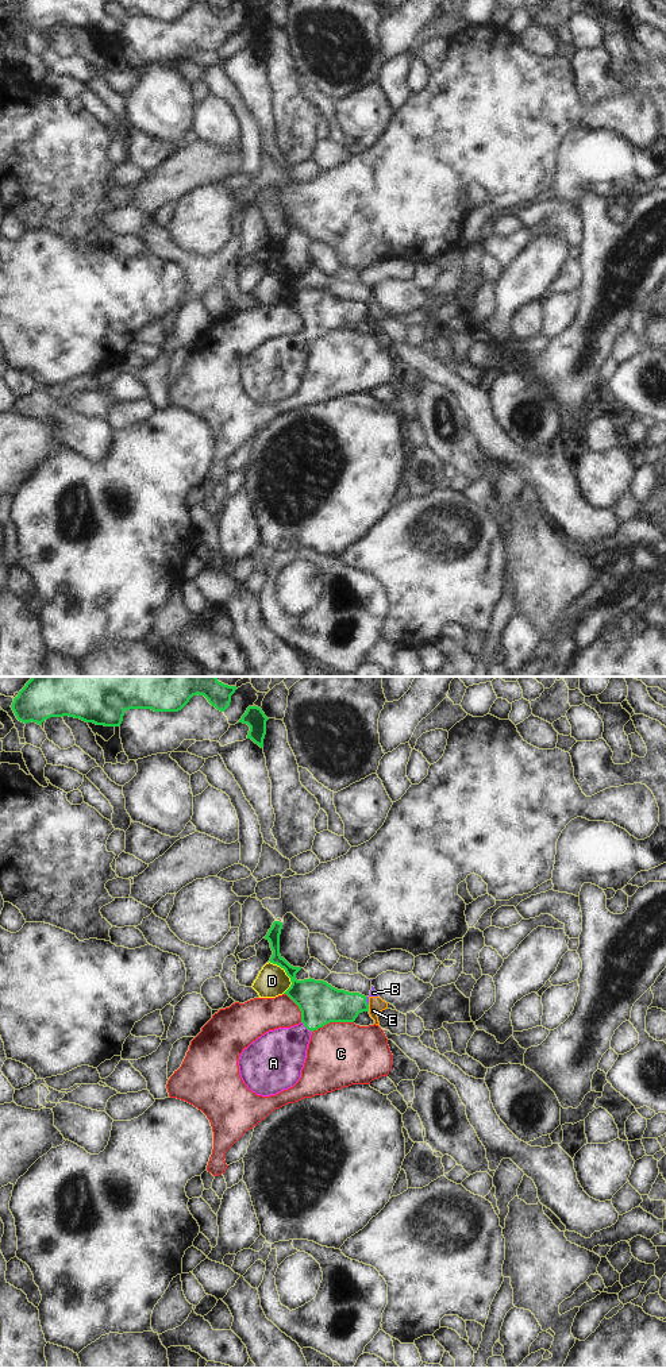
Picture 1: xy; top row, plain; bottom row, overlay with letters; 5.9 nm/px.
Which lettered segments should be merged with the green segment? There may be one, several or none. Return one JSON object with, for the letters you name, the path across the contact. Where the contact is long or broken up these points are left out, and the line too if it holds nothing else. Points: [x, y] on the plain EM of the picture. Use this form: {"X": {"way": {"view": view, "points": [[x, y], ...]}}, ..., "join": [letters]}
{"A": {"way": {"view": "xy", "points": [[320, 312], [305, 335], [277, 366]]}}, "join": ["A"]}

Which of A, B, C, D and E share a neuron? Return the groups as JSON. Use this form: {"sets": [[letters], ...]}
{"sets": [["A"], ["B", "E"], ["C"], ["D"]]}

